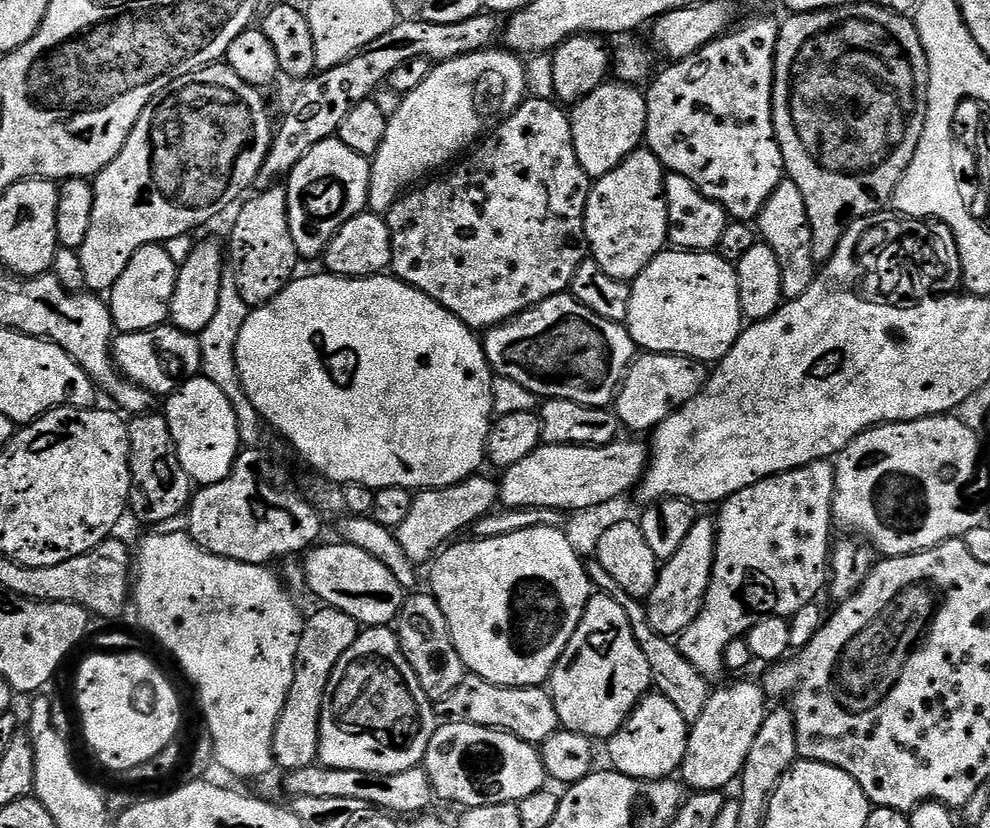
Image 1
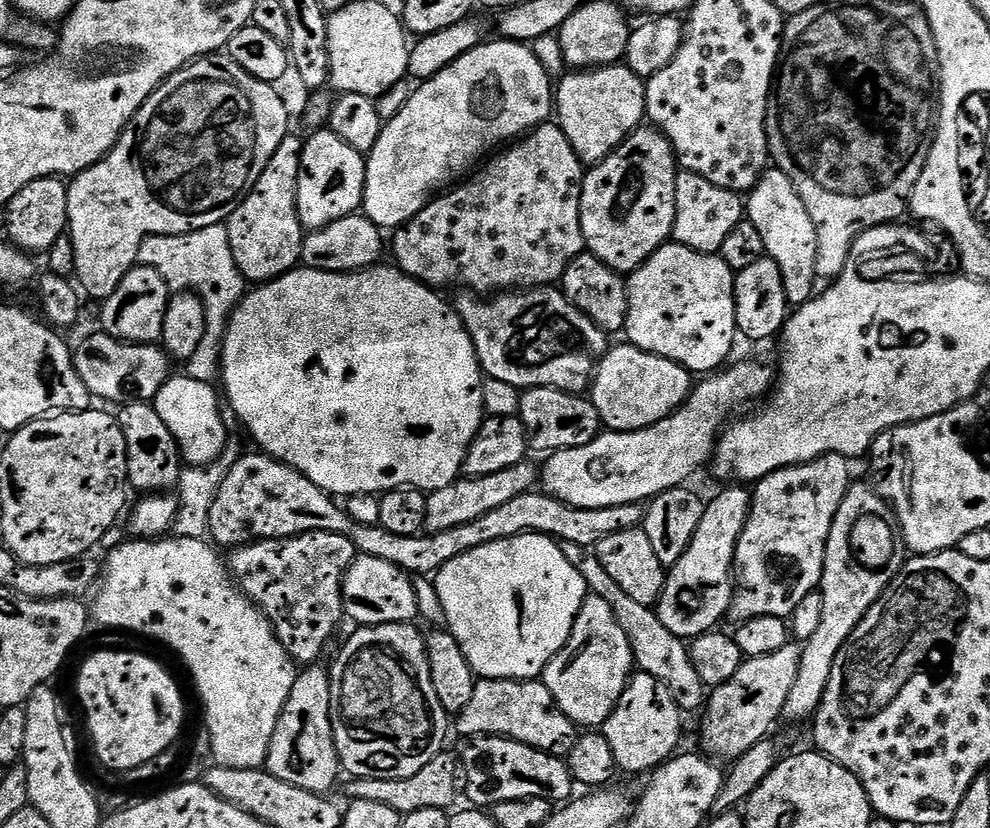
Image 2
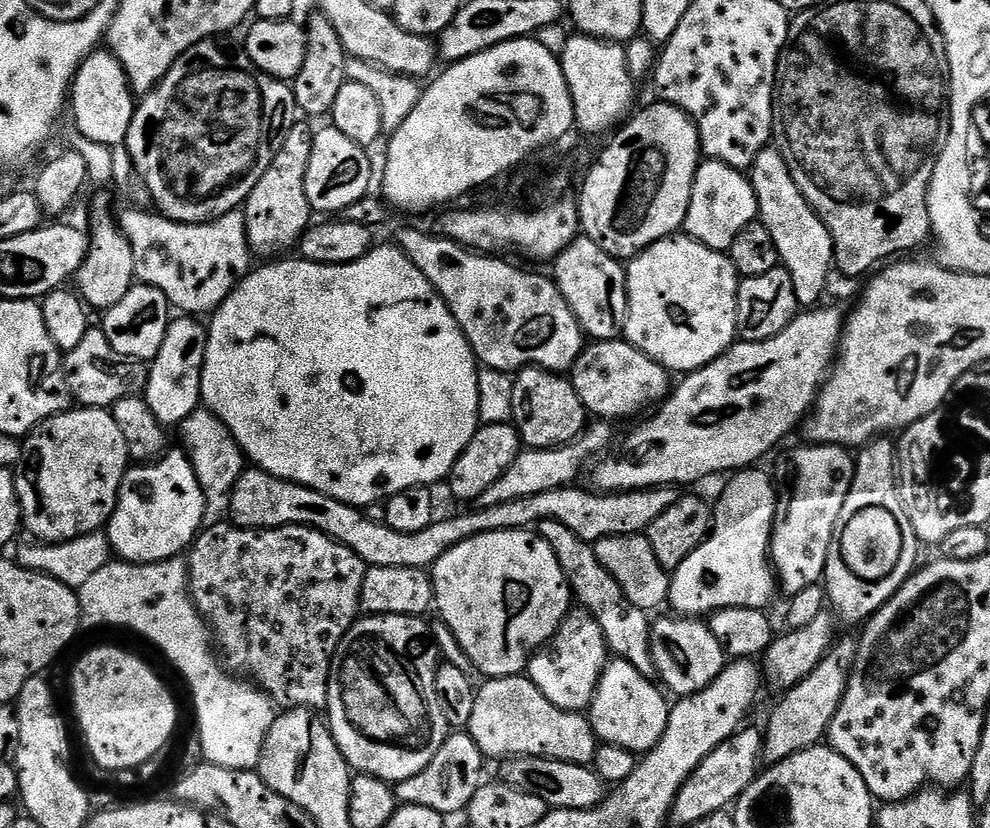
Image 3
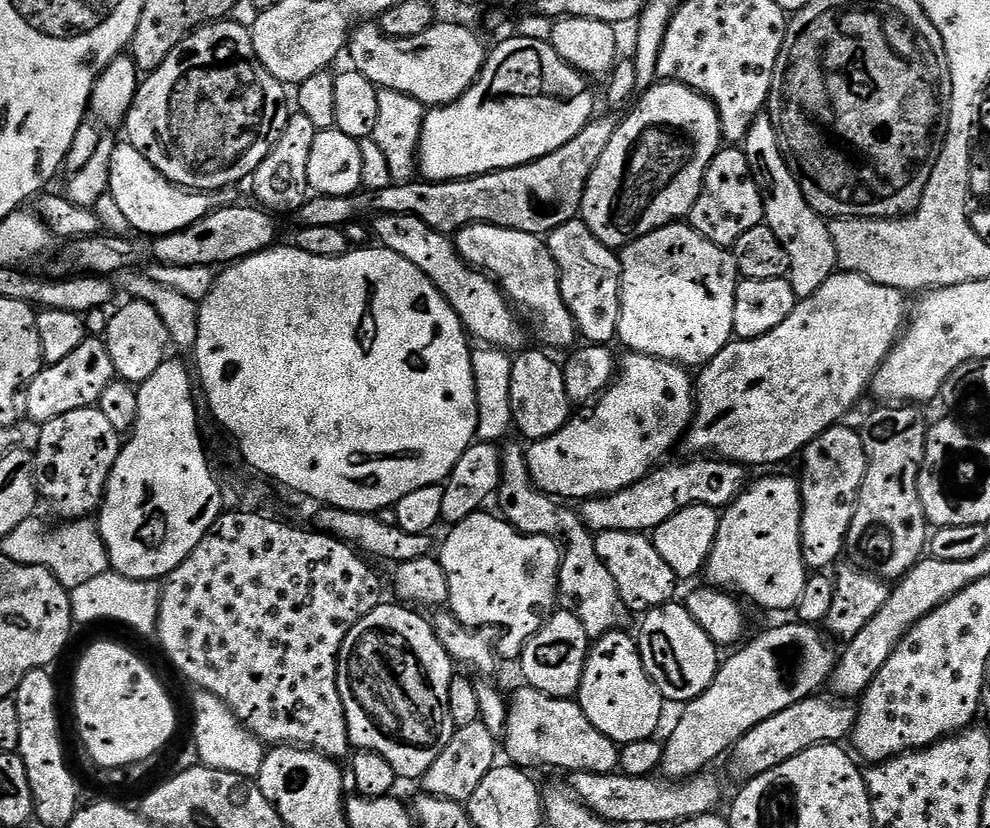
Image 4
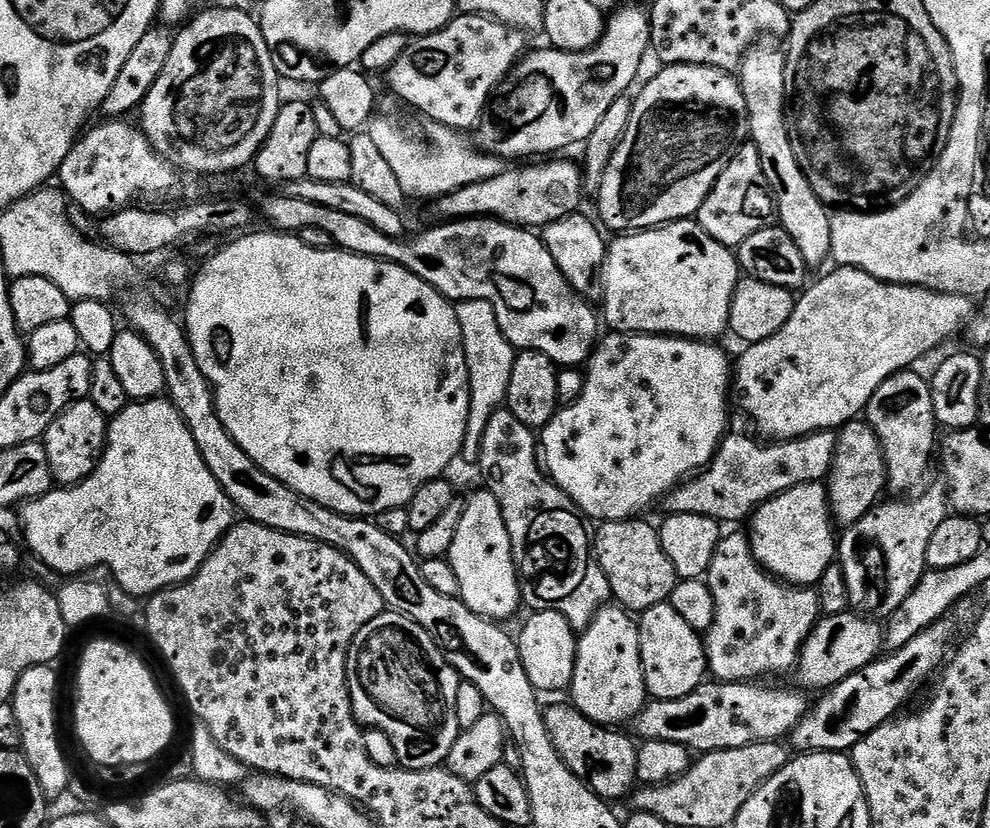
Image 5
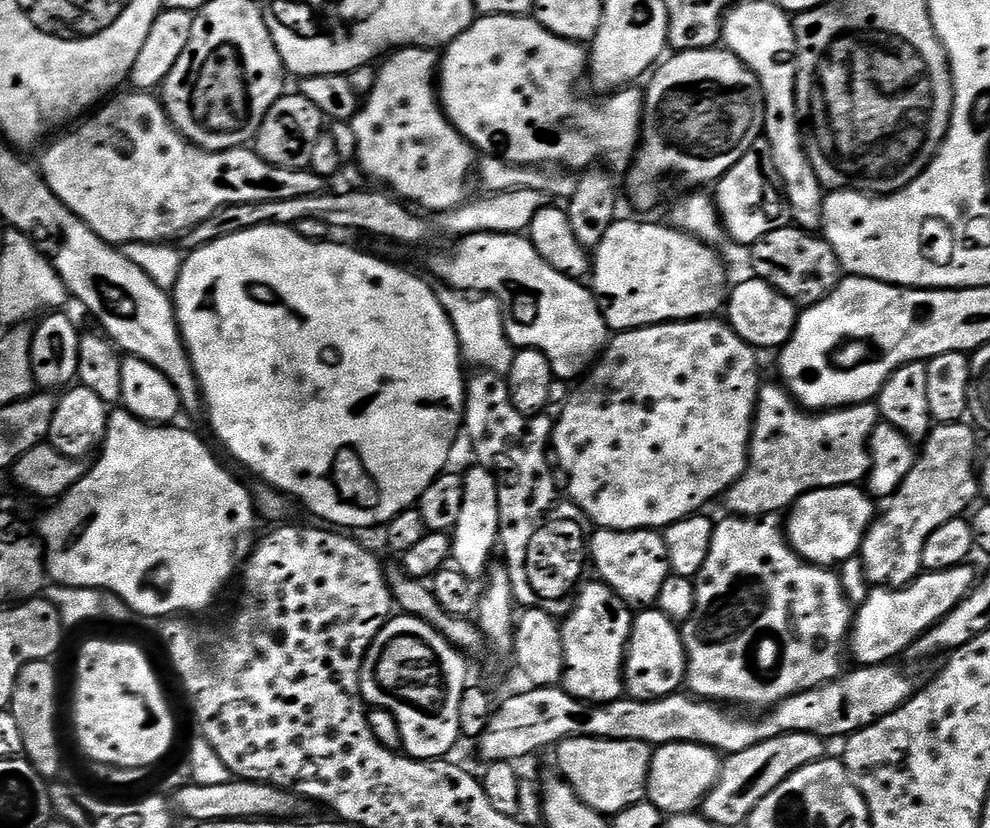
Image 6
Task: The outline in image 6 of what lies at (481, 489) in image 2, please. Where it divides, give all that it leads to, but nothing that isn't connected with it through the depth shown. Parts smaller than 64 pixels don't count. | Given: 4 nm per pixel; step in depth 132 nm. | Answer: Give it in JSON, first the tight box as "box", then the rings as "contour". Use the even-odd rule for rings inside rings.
{"box":[550,318,762,532],"contour":[[[720,318],[678,320],[652,324],[649,328],[632,328],[628,332],[616,332],[609,339],[595,367],[571,389],[568,399],[559,409],[560,417],[557,415],[554,420],[550,448],[558,468],[560,463],[561,470],[568,475],[566,492],[572,503],[584,511],[589,521],[593,520],[596,528],[629,532],[639,528],[663,530],[682,518],[697,515],[701,510],[707,509],[704,507],[711,500],[719,501],[728,488],[734,486],[734,482],[738,482],[738,478],[748,465],[752,421],[756,415],[756,399],[762,383],[760,360],[756,356],[759,356],[757,349],[746,343],[732,329],[731,324]]]}

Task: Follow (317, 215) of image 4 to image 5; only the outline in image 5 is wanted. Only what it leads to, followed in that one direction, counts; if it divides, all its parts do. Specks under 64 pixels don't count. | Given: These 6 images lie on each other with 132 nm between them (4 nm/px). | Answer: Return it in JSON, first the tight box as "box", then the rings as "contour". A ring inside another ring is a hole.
{"box":[436,158,585,230],"contour":[[[552,158],[547,162],[532,162],[529,168],[512,166],[498,178],[462,186],[437,199],[436,212],[445,221],[470,220],[473,218],[491,218],[503,220],[506,224],[515,224],[517,228],[542,230],[558,218],[566,218],[577,211],[580,196],[585,195],[582,168],[579,163],[571,164],[564,158]]]}

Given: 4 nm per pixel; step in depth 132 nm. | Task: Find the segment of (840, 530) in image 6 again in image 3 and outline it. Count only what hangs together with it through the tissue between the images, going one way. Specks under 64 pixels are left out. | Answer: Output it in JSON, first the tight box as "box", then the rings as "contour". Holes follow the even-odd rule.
{"box":[668,466,778,618],"contour":[[[753,466],[737,471],[724,488],[720,501],[714,504],[712,526],[708,537],[697,546],[670,576],[668,604],[671,611],[680,618],[704,618],[723,608],[767,609],[772,595],[778,592],[776,573],[770,563],[772,547],[772,524],[776,520],[778,488],[759,467]]]}

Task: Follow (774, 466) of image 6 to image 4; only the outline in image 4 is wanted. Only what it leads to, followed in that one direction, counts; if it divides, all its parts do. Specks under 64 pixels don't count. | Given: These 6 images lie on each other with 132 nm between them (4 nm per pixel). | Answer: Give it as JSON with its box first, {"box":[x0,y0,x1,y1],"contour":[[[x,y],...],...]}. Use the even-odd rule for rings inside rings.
{"box":[578,458,750,534],"contour":[[[692,458],[689,464],[668,464],[643,476],[634,486],[612,492],[609,496],[594,496],[579,505],[578,515],[585,528],[593,534],[601,532],[642,532],[651,534],[666,518],[674,518],[678,510],[701,504],[723,510],[743,494],[750,483],[749,469],[719,458]]]}

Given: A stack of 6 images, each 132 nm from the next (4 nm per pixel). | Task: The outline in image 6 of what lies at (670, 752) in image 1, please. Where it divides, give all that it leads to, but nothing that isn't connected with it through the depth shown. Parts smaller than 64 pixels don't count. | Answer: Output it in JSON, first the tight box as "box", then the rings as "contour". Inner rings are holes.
{"box":[560,582,633,704],"contour":[[[603,582],[585,583],[576,597],[576,607],[563,617],[560,633],[564,643],[564,679],[562,687],[574,698],[588,700],[591,704],[609,704],[625,695],[624,658],[628,639],[632,633],[633,609],[613,588]]]}

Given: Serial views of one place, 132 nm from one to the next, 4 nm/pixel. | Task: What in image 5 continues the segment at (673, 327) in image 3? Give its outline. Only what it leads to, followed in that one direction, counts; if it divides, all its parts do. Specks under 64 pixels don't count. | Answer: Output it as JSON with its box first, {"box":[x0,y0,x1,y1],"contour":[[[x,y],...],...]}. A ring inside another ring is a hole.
{"box":[602,219,742,341],"contour":[[[695,219],[675,220],[659,228],[629,232],[608,244],[604,263],[602,320],[614,332],[682,336],[715,341],[729,331],[734,290],[742,279],[738,256],[719,244]]]}

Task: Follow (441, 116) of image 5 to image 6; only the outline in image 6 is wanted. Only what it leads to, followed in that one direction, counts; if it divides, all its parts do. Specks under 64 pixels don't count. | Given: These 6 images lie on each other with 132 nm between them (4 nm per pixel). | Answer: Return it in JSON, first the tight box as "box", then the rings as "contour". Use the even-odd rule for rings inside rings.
{"box":[438,15,646,170],"contour":[[[477,15],[475,22],[465,32],[458,34],[454,42],[450,42],[443,49],[438,60],[438,95],[440,107],[445,116],[456,129],[468,139],[469,144],[481,153],[489,156],[499,156],[500,159],[511,164],[527,164],[529,166],[563,166],[568,170],[587,170],[597,163],[606,161],[607,167],[627,169],[633,163],[637,148],[642,144],[642,125],[646,120],[646,96],[639,87],[629,86],[611,94],[601,95],[600,100],[591,100],[588,96],[580,96],[580,79],[585,79],[588,67],[589,53],[583,43],[567,40],[542,26],[531,15],[527,16],[485,16]]]}

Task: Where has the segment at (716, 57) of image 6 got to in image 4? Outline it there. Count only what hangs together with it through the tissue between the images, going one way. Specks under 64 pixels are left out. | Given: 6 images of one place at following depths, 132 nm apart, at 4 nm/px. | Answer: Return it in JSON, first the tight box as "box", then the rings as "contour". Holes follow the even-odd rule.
{"box":[580,82,722,250],"contour":[[[657,82],[635,104],[636,109],[617,123],[614,138],[602,150],[602,158],[598,158],[598,166],[590,174],[584,201],[580,203],[584,225],[613,250],[623,250],[638,238],[687,217],[702,190],[706,170],[722,147],[718,110],[685,84]]]}

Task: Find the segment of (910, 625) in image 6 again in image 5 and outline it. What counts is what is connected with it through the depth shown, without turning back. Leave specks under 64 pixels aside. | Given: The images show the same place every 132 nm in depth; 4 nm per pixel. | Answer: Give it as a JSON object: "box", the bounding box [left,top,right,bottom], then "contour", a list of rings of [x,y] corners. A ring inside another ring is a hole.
{"box":[794,610,884,690],"contour":[[[852,610],[824,616],[816,623],[802,646],[800,658],[796,661],[794,669],[794,677],[796,676],[797,680],[795,683],[804,690],[827,690],[872,663],[881,655],[884,644],[884,632],[881,625],[879,628],[876,623],[875,619],[861,616]]]}

